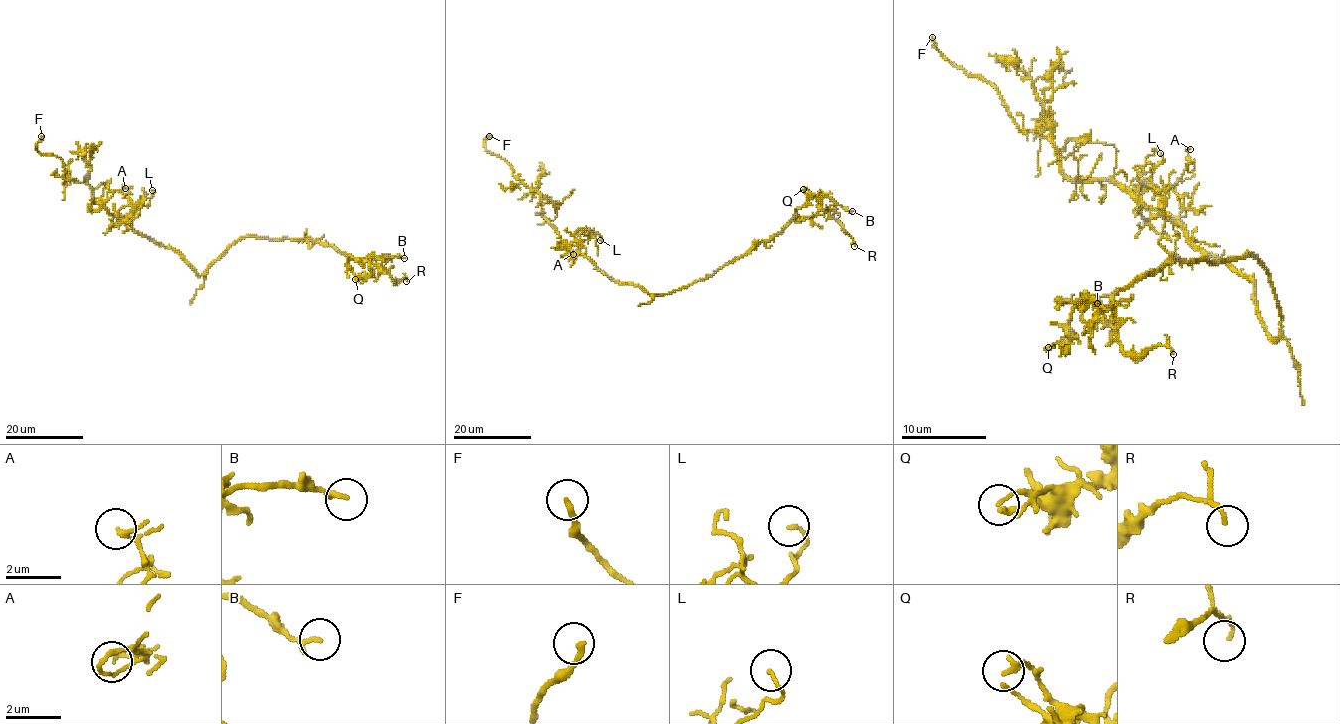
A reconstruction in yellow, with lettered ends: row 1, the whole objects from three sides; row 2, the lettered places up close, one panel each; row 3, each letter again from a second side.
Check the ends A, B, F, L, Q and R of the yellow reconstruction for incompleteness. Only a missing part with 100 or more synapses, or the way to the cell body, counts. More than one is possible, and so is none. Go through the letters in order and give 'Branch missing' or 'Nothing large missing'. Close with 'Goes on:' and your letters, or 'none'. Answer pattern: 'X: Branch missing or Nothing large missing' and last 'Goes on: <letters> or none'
A: Nothing large missing
B: Nothing large missing
F: Branch missing
L: Nothing large missing
Q: Nothing large missing
R: Nothing large missing
Goes on: F

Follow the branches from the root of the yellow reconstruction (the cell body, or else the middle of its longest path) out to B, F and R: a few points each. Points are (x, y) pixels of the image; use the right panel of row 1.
B: (1266, 326), (1274, 339), (1281, 307), (1253, 256), (1169, 261), (1107, 307), (1063, 301), (1097, 303)
F: (1266, 326), (1247, 278), (1110, 180), (1069, 178), (1059, 149), (1023, 132), (1002, 96), (955, 66), (932, 37)
R: (1266, 326), (1274, 339), (1281, 307), (1253, 256), (1169, 261), (1097, 316), (1124, 352), (1167, 345), (1173, 354)

